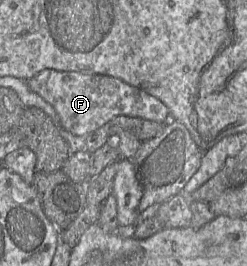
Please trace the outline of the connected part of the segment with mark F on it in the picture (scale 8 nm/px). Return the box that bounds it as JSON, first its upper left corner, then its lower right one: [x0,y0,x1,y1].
[27,69,170,136]

